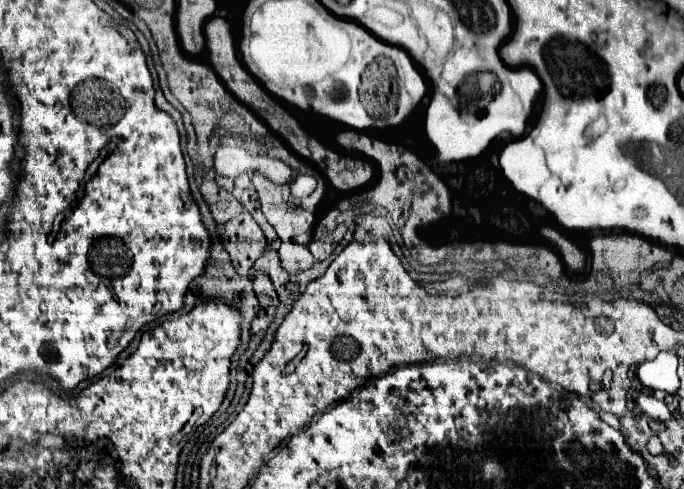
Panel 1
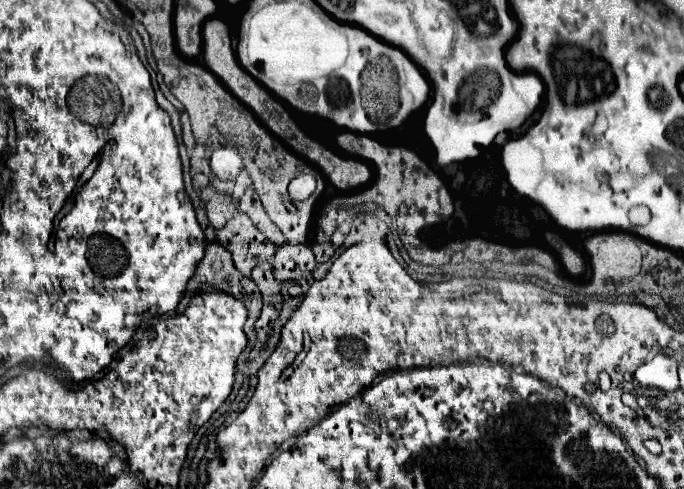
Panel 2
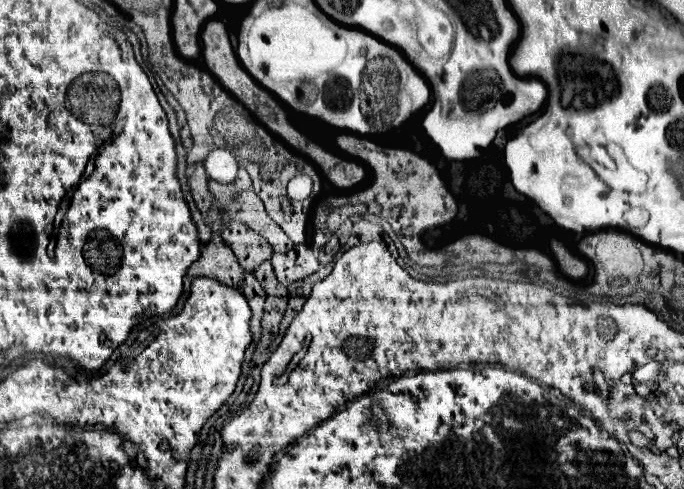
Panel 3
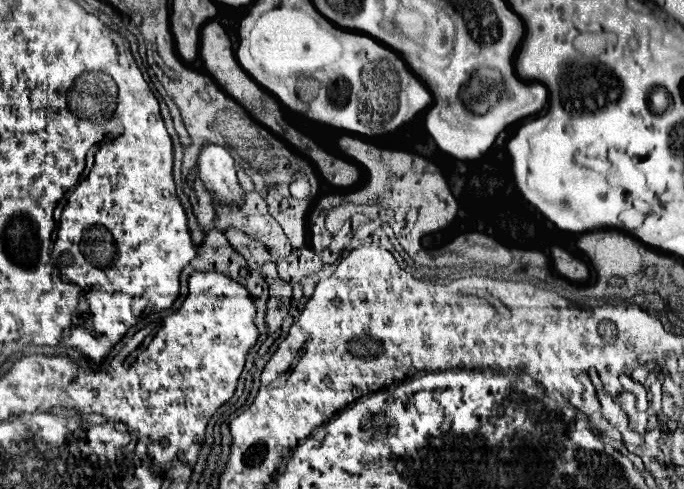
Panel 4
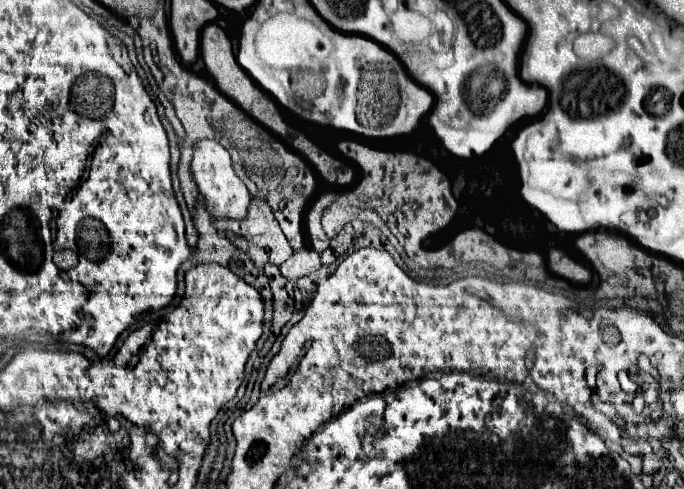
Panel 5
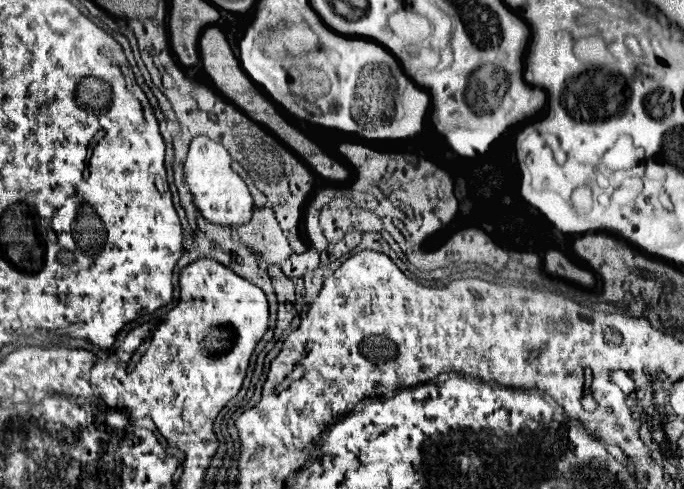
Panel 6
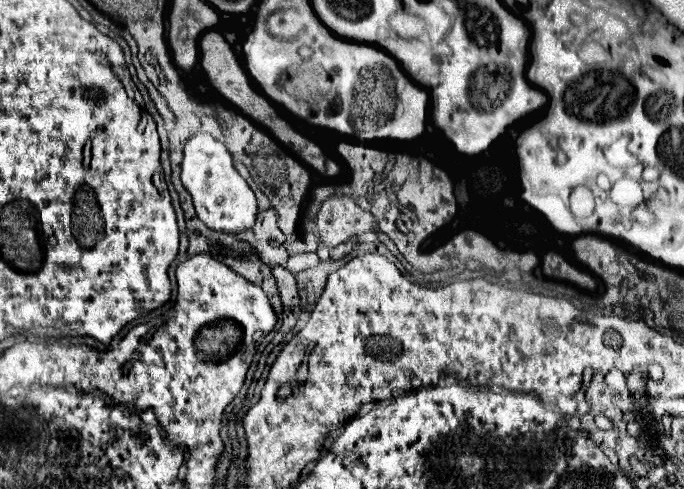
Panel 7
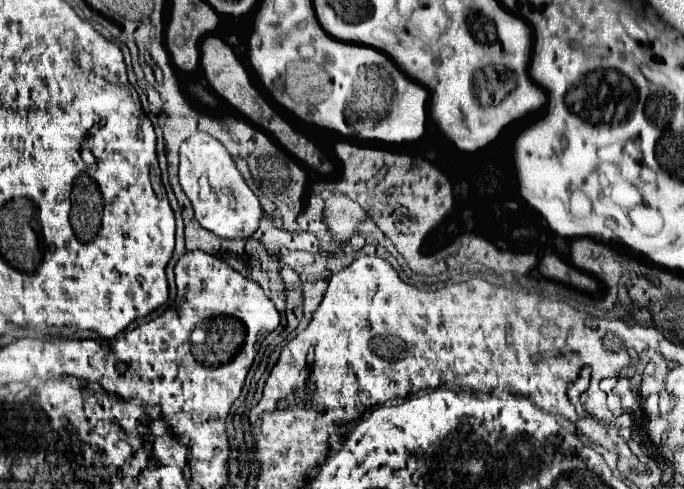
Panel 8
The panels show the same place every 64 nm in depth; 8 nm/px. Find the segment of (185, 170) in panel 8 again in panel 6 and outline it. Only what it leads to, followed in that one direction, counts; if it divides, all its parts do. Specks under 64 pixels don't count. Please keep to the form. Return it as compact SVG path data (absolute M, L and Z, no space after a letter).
M196 136L190 142L184 162L184 180L194 196L196 208L210 224L232 228L250 222L254 212L252 194L246 188L246 182L230 168L230 154L220 142L208 136Z

